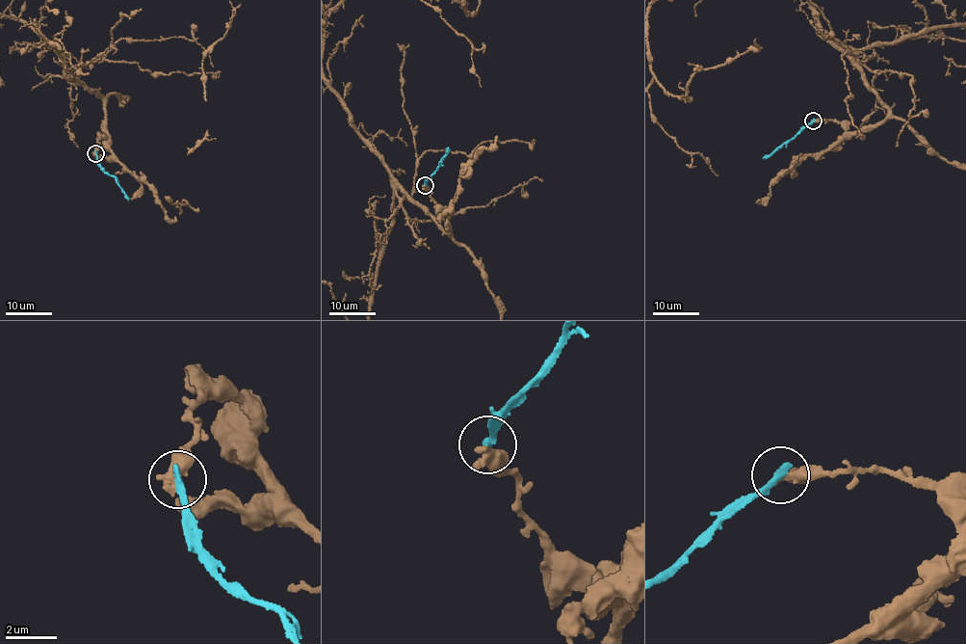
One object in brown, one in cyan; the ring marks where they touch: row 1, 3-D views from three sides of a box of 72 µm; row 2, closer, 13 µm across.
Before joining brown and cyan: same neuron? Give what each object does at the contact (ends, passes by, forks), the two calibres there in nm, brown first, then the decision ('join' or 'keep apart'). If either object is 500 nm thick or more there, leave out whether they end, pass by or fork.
calibres 550 and 320 nm; keep apart

